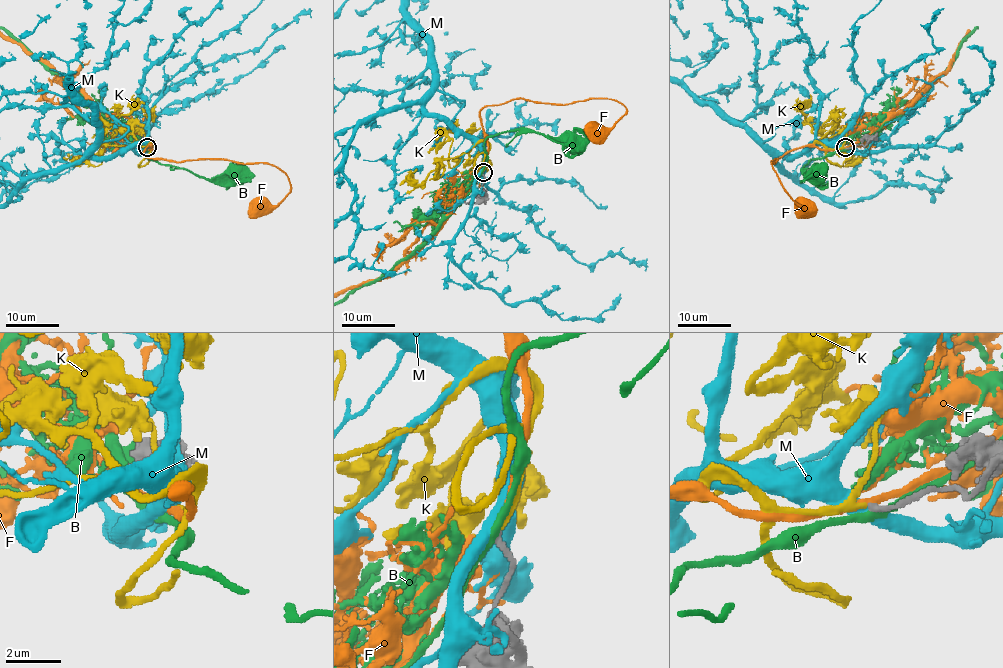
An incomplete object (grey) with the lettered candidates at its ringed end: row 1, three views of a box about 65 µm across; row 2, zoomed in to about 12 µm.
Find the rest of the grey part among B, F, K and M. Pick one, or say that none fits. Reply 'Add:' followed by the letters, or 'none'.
Add: K

